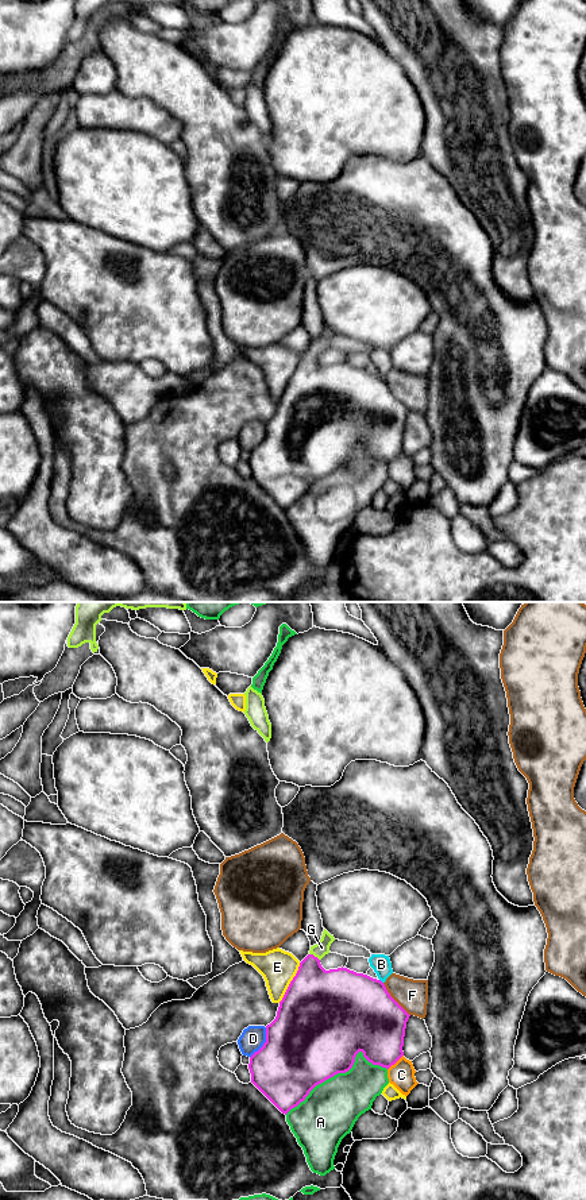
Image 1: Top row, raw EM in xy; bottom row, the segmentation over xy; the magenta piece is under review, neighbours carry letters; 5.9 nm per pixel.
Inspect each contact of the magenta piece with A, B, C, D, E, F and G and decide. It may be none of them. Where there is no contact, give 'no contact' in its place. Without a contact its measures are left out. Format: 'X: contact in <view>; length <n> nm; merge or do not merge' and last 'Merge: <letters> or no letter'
A: contact in xy; length 650 nm; do not merge
B: contact in xy; length 40 nm; do not merge
C: contact in xy; length 130 nm; do not merge
D: contact in xy; length 200 nm; do not merge
E: contact in xy; length 280 nm; do not merge
F: contact in xy; length 260 nm; do not merge
G: contact in xy; length 80 nm; merge
Merge: G

